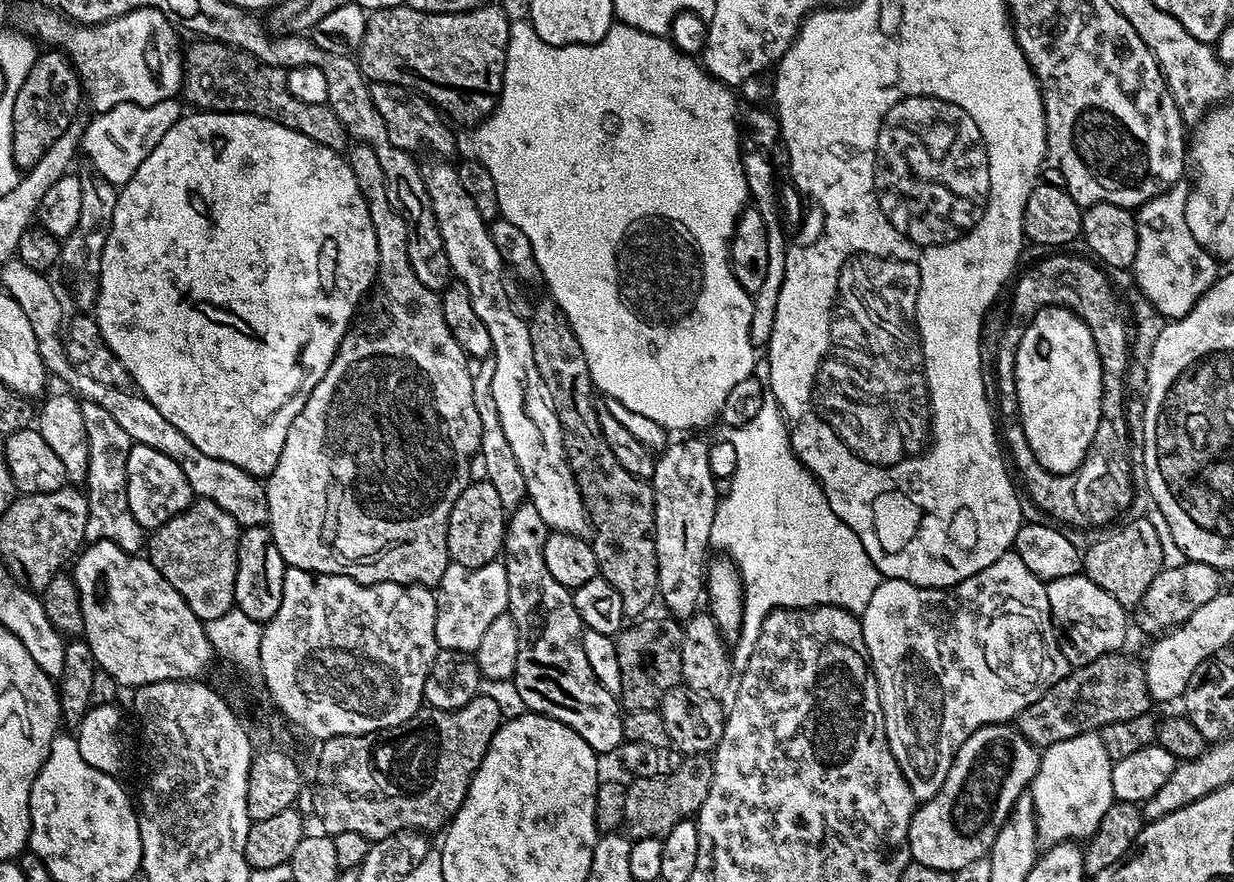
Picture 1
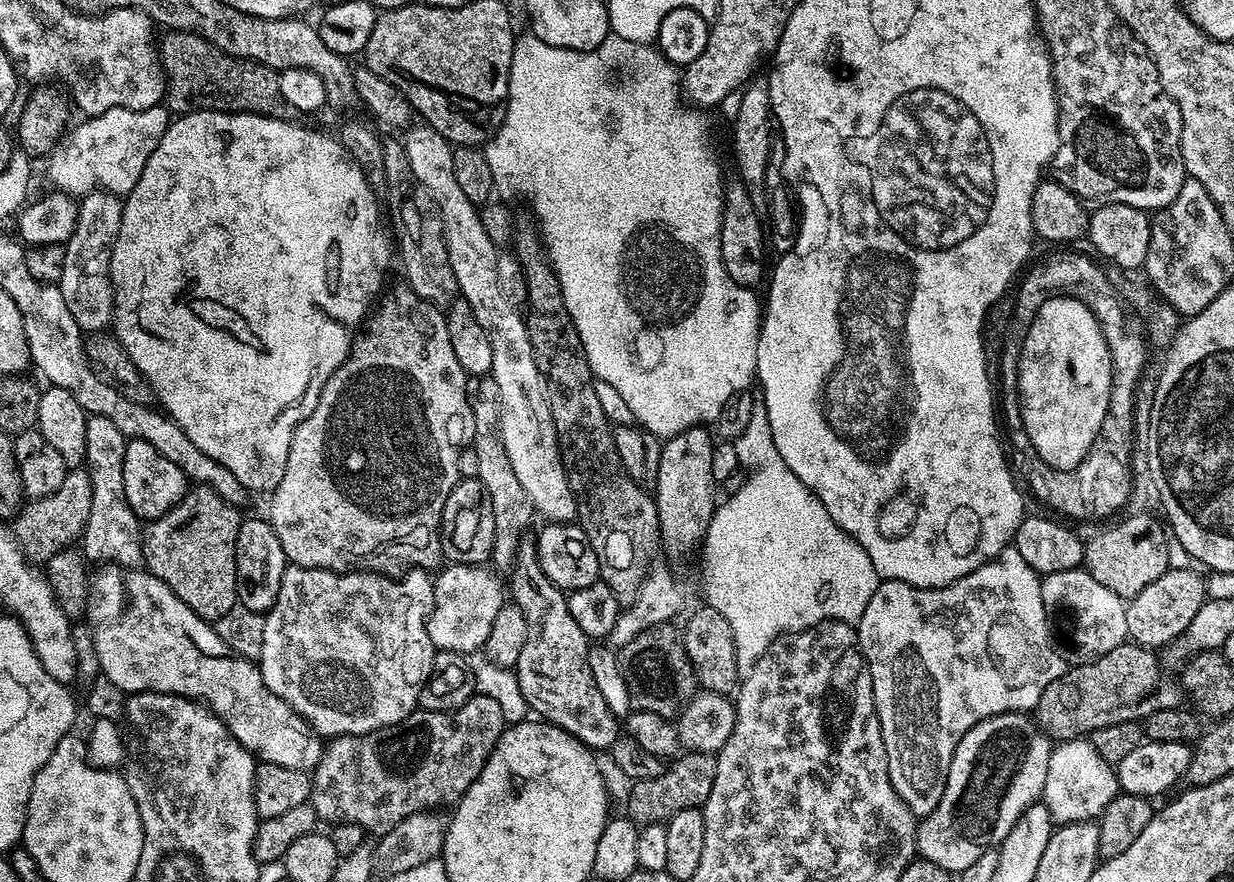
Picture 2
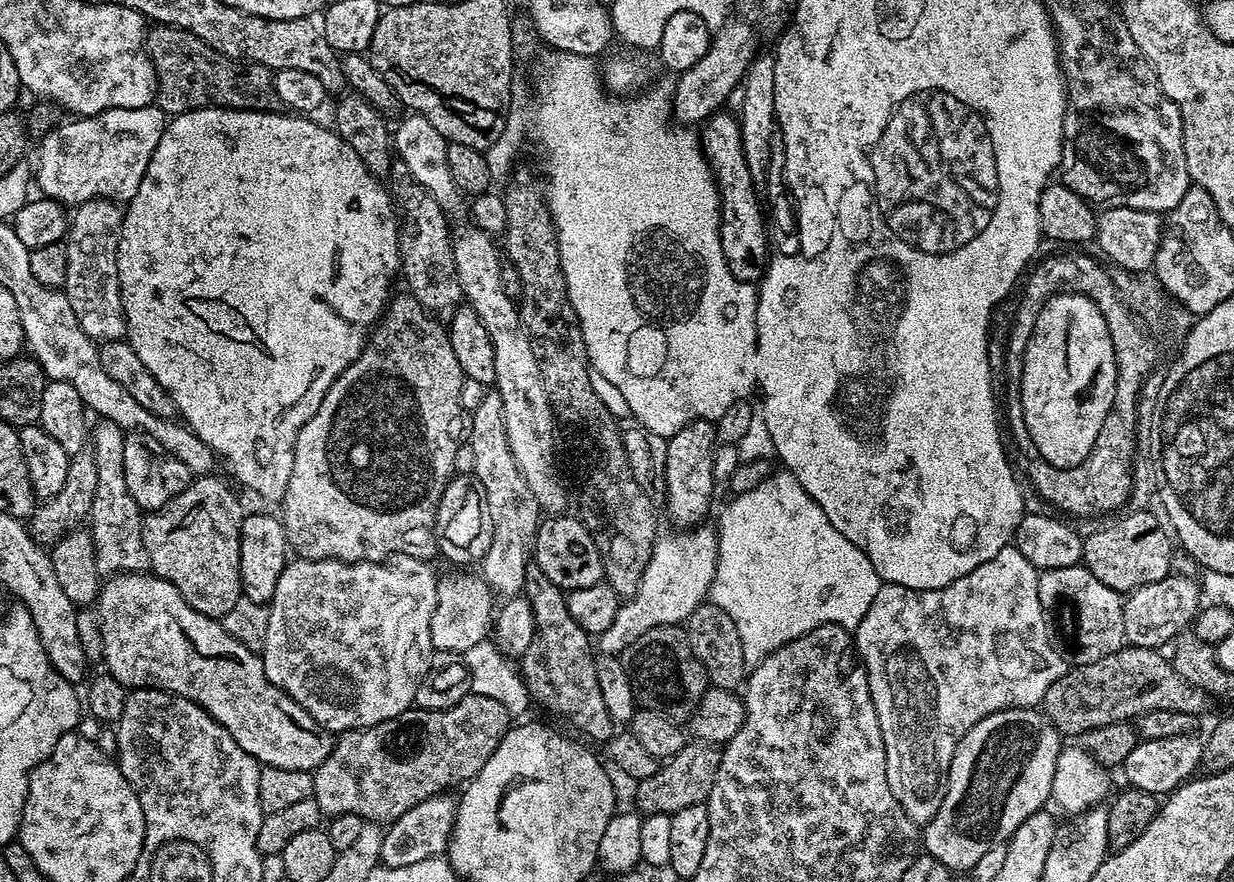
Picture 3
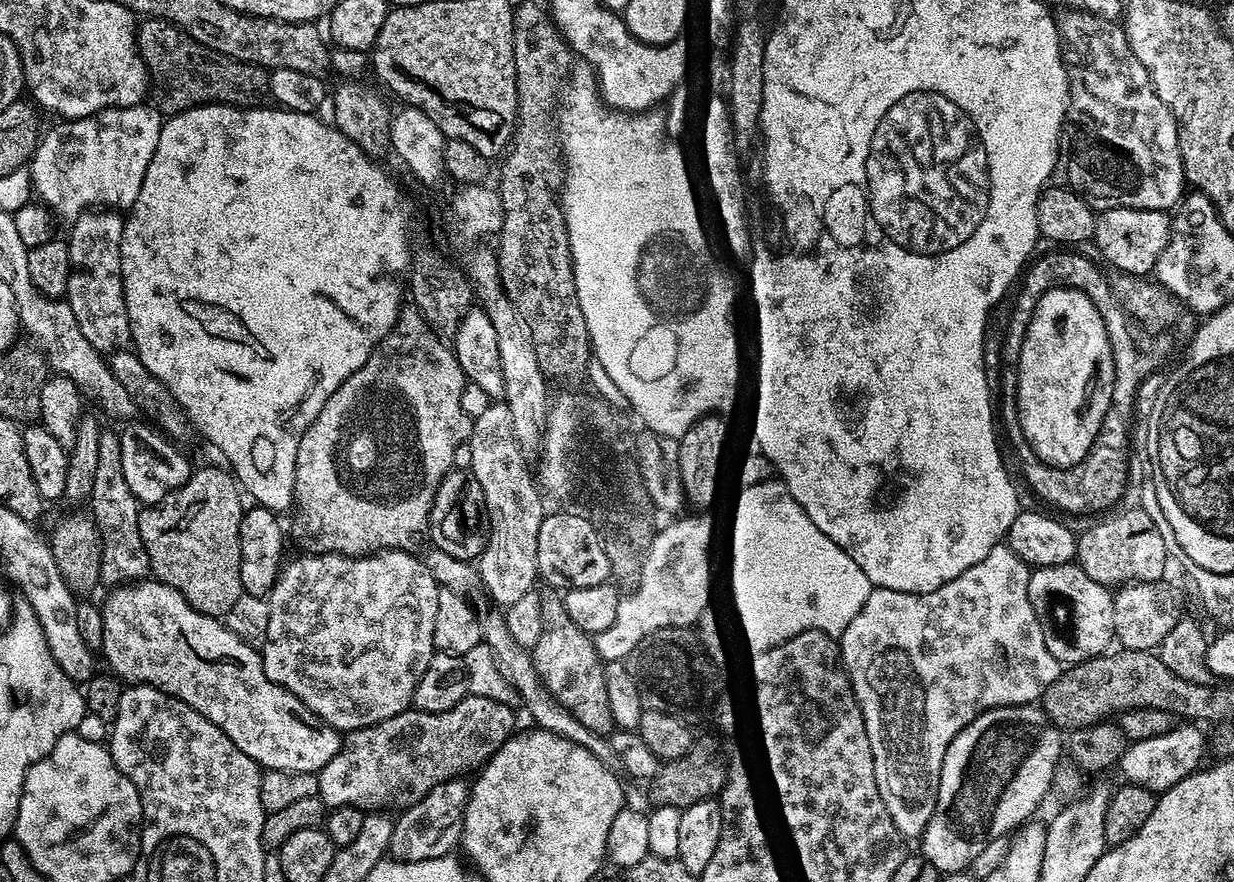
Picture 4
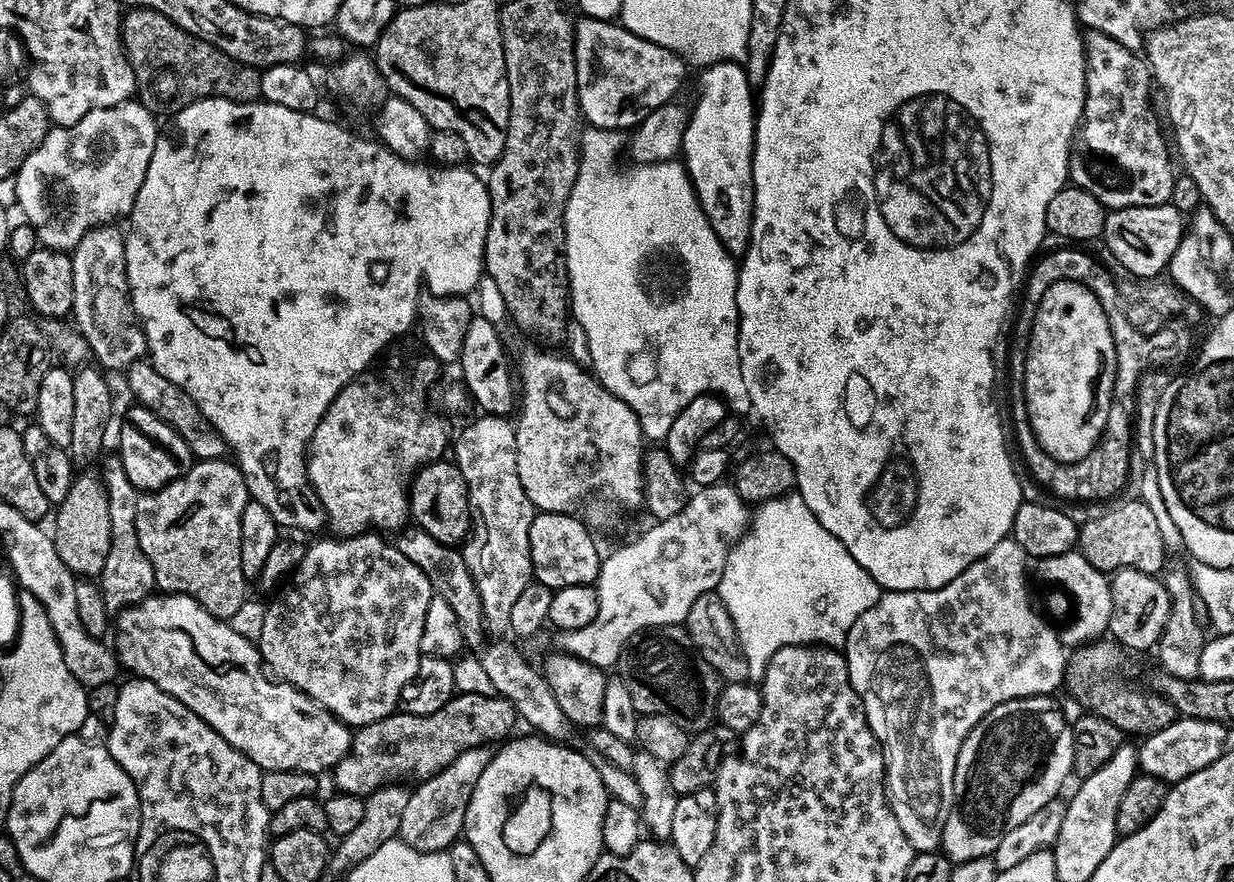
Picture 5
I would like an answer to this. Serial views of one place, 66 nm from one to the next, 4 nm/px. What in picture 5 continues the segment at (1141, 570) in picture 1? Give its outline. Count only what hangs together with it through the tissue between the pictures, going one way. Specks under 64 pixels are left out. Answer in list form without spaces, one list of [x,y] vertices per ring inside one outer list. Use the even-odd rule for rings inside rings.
[[[1140,500],[1115,504],[1111,505],[1113,508],[1109,512],[1079,525],[1078,551],[1084,555],[1086,562],[1090,562],[1090,566],[1105,574],[1117,572],[1120,568],[1133,568],[1153,574],[1163,573],[1166,567],[1166,549],[1160,529],[1161,517],[1156,517],[1155,510]]]

